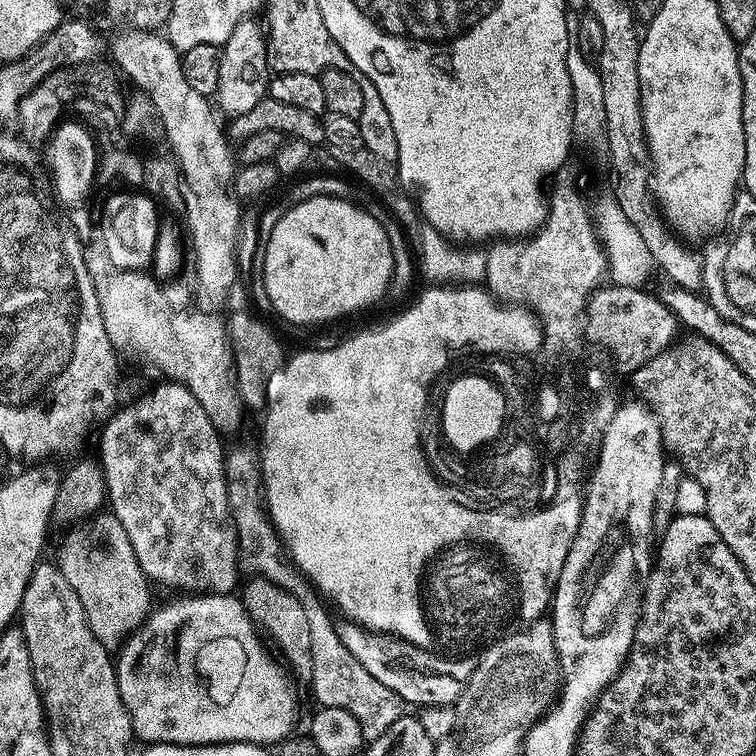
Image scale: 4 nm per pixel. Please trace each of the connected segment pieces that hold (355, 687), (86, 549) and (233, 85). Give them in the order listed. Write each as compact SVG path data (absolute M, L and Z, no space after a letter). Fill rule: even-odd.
M236 452L225 459L224 470L228 481L226 494L229 495L229 512L240 543L241 569L248 574L264 576L282 590L289 591L306 610L307 623L310 625L310 674L312 692L317 700L315 703L322 708L341 708L354 714L362 726L365 741L376 740L383 732L390 730L400 716L405 715L404 701L394 694L394 690L390 690L390 686L382 686L382 682L378 682L378 678L367 672L362 662L358 662L358 658L354 658L354 654L342 646L342 638L338 638L336 633L337 625L332 624L324 610L325 601L316 585L285 555L286 549L272 524L272 517L268 515L257 457L253 453L251 456L248 452Z
M101 511L72 531L60 550L60 573L70 582L70 590L78 594L94 638L104 648L119 649L150 615L153 607L150 581L142 566L138 566L138 558L134 558L134 546L130 546L126 531L111 511Z
M255 19L243 20L234 26L234 34L222 45L220 65L222 74L218 76L218 90L214 100L221 113L229 112L235 118L246 114L246 110L254 110L258 102L268 96L270 83L270 61L268 59L268 38L263 27L255 24ZM224 111L224 112L223 112Z

